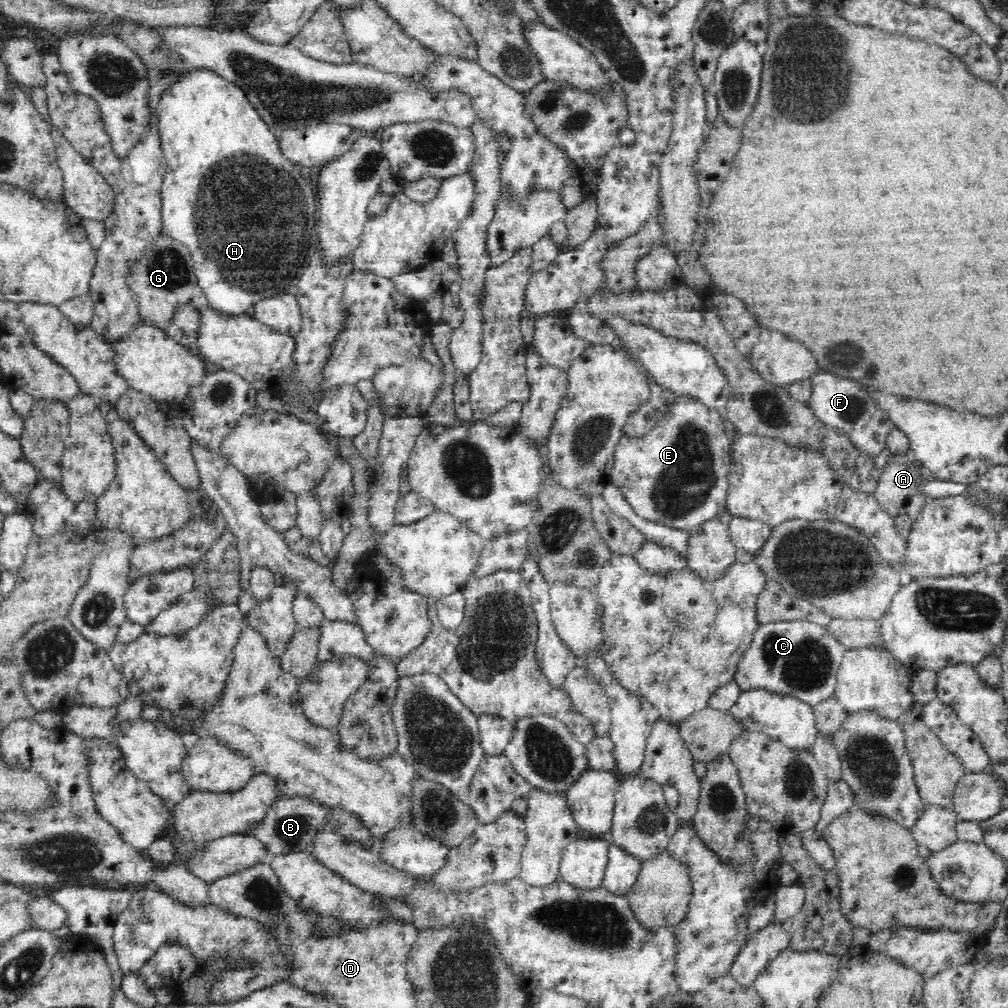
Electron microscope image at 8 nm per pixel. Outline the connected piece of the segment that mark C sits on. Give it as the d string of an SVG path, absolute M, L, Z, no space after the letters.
M789 620L759 624L751 643L738 661L733 679L742 691L765 688L794 695L814 706L834 694L837 672L847 651L828 625L816 621Z

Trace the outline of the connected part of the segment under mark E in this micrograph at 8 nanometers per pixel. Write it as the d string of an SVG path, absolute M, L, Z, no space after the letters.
M688 396L678 399L680 404L672 412L672 418L655 432L642 439L628 440L623 436L620 447L616 450L615 463L610 475L612 482L620 487L634 511L642 518L675 529L692 531L729 512L727 496L732 443L728 441L730 438L726 435L723 426L724 415L721 411Z

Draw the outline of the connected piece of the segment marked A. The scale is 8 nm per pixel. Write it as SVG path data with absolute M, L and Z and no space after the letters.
M910 448L906 451L893 453L883 468L874 496L879 500L879 504L888 509L891 515L895 517L896 527L904 535L908 536L912 532L912 528L922 516L924 508L928 508L934 502L935 498L924 491L924 486L926 486L928 480L935 479L936 475L916 458L914 451Z

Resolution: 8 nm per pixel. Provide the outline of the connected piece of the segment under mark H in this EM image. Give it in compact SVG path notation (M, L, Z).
M187 66L171 83L161 93L154 108L154 113L158 118L157 131L159 132L160 146L165 160L168 162L167 171L161 184L163 232L168 233L176 240L180 240L180 242L184 242L188 246L188 250L192 252L199 286L204 289L209 306L230 315L245 314L256 302L260 302L264 298L282 295L280 292L294 280L296 272L300 268L304 268L308 238L312 236L312 230L316 226L317 193L314 194L314 190L308 186L308 182L304 178L290 178L290 176L294 176L294 166L290 161L282 158L282 153L277 147L277 136L271 131L271 128L264 121L264 117L256 109L256 105L248 99L248 95L238 84L225 79L219 72L216 72L216 69L204 66Z

